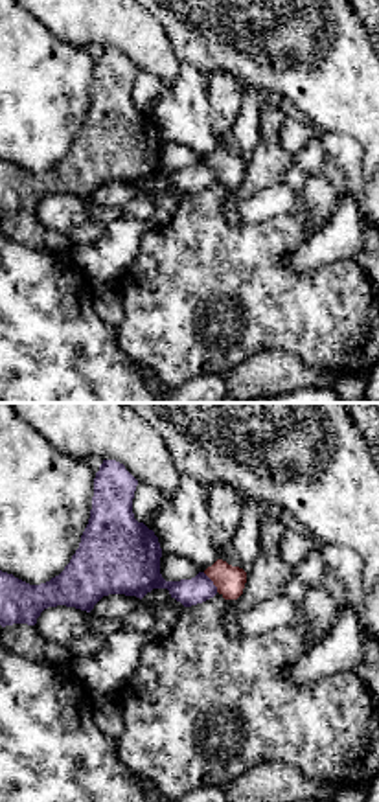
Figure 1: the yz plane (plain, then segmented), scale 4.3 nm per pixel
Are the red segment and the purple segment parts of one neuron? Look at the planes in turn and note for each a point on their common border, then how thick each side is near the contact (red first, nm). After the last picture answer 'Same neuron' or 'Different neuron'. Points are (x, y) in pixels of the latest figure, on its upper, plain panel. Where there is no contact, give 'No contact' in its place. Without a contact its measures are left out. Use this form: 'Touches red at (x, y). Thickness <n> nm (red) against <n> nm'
Touches red at (212, 168). Thickness 130 nm (red) against 120 nm

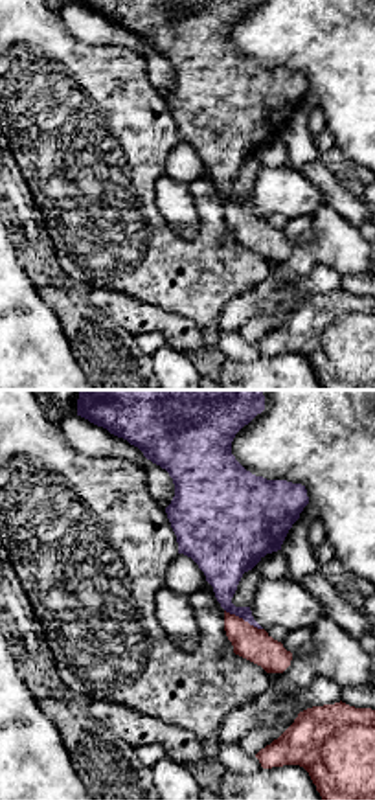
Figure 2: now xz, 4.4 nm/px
Touches red at (241, 206). Thickness 150 nm (red) against 190 nm

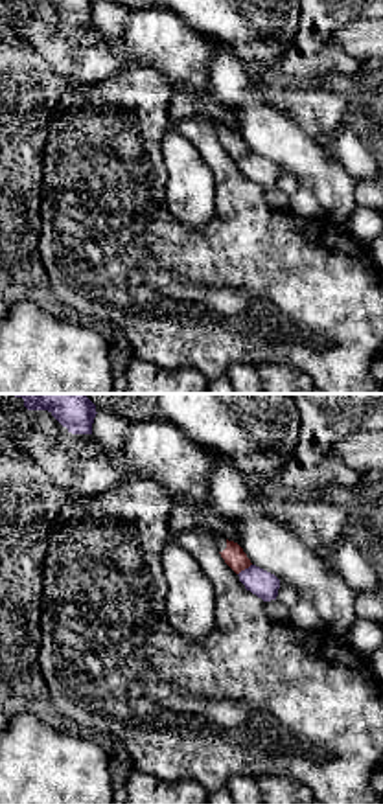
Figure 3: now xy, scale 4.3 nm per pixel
Touches red at (243, 157). Thickness 90 nm (red) against 120 nm

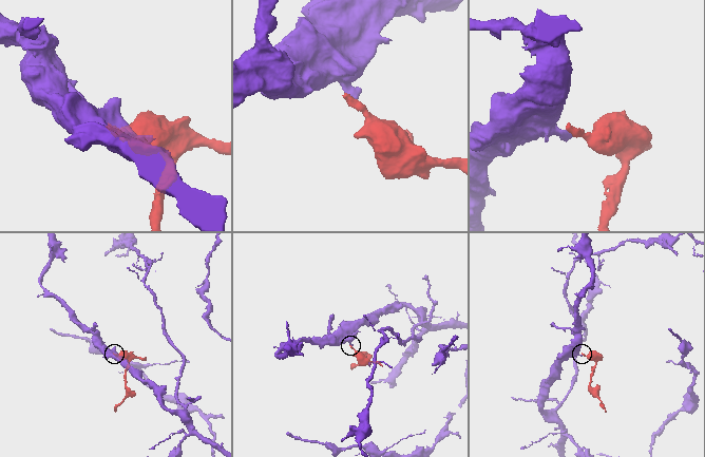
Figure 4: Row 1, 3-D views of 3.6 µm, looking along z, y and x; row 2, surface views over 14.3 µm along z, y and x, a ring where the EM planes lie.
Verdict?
Different neuron

